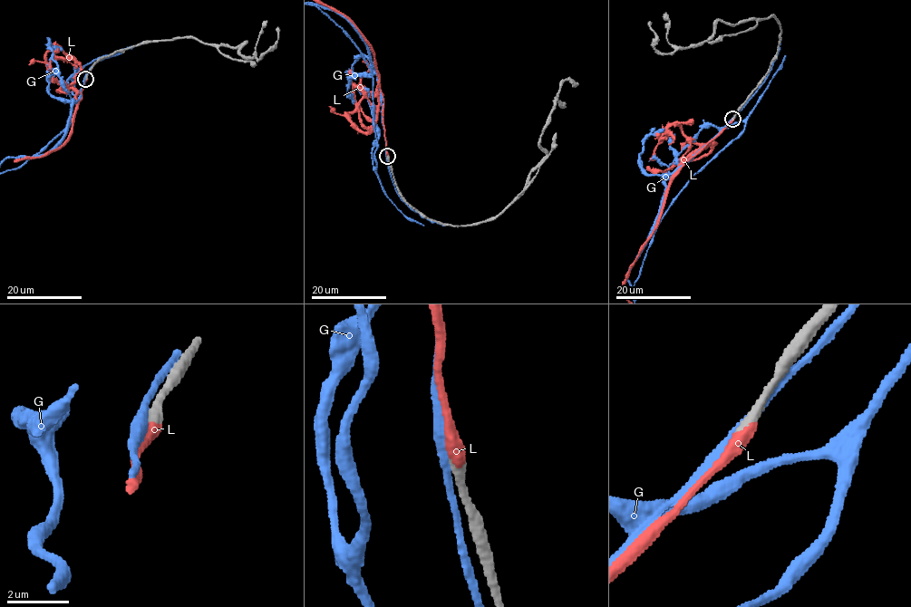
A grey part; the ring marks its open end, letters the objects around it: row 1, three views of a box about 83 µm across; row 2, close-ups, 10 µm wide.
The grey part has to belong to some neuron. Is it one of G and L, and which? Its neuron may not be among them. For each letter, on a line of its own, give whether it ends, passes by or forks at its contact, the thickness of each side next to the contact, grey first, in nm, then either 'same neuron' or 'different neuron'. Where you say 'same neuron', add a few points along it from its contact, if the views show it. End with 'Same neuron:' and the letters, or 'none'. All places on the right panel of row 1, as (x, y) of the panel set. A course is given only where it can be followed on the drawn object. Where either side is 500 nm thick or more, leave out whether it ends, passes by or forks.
G: it passes by; calibres 440 and 320 nm; different neuron
L: it ends; calibres 420 and 480 nm; same neuron
Same neuron: L

